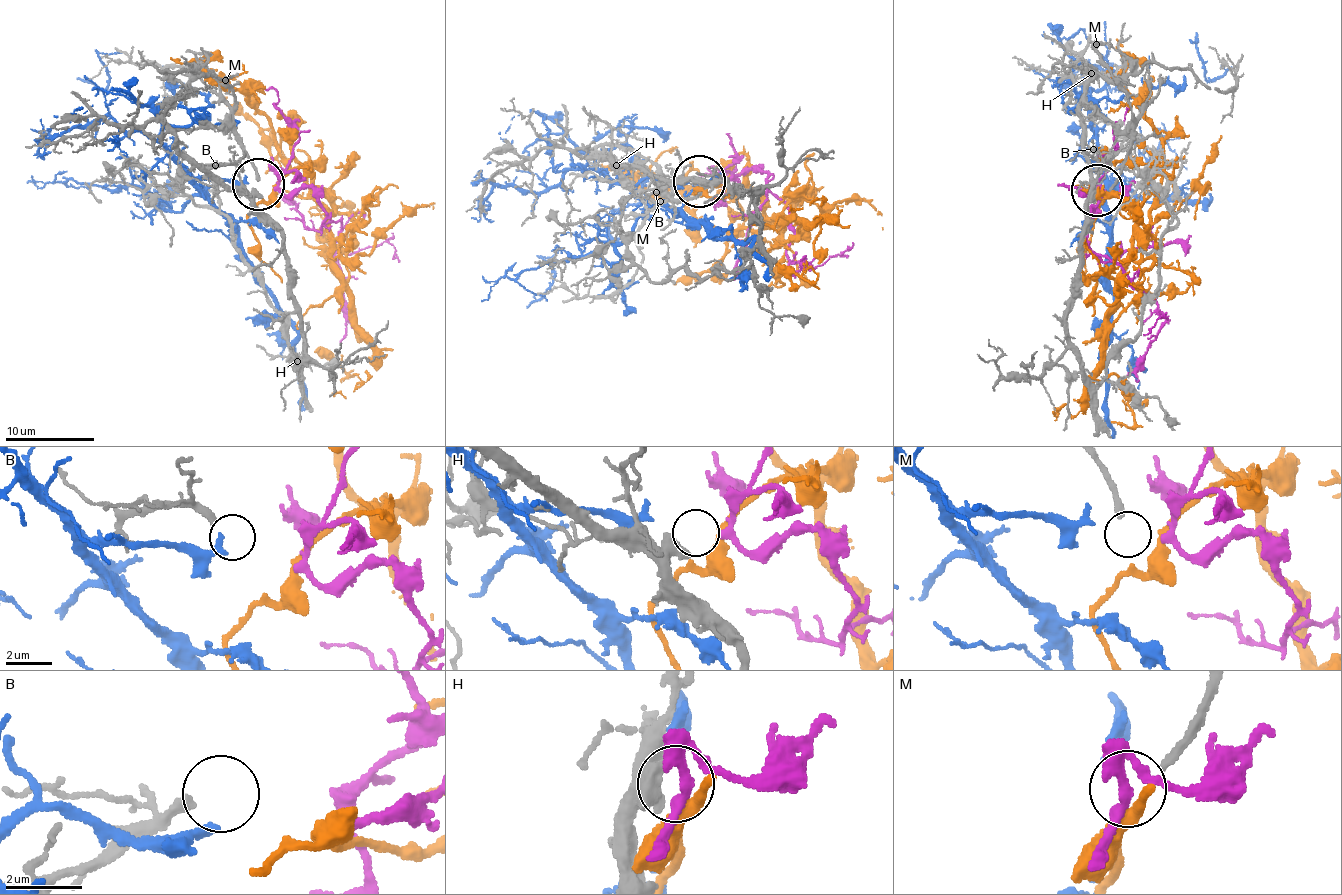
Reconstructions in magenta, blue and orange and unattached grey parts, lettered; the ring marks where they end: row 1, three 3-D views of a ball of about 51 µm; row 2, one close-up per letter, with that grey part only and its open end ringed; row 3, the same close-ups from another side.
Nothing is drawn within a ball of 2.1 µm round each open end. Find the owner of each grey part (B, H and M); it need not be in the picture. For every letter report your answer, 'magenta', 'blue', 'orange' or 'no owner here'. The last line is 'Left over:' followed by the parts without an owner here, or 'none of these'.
B: no owner here
H: magenta
M: no owner here
Left over: B, M

